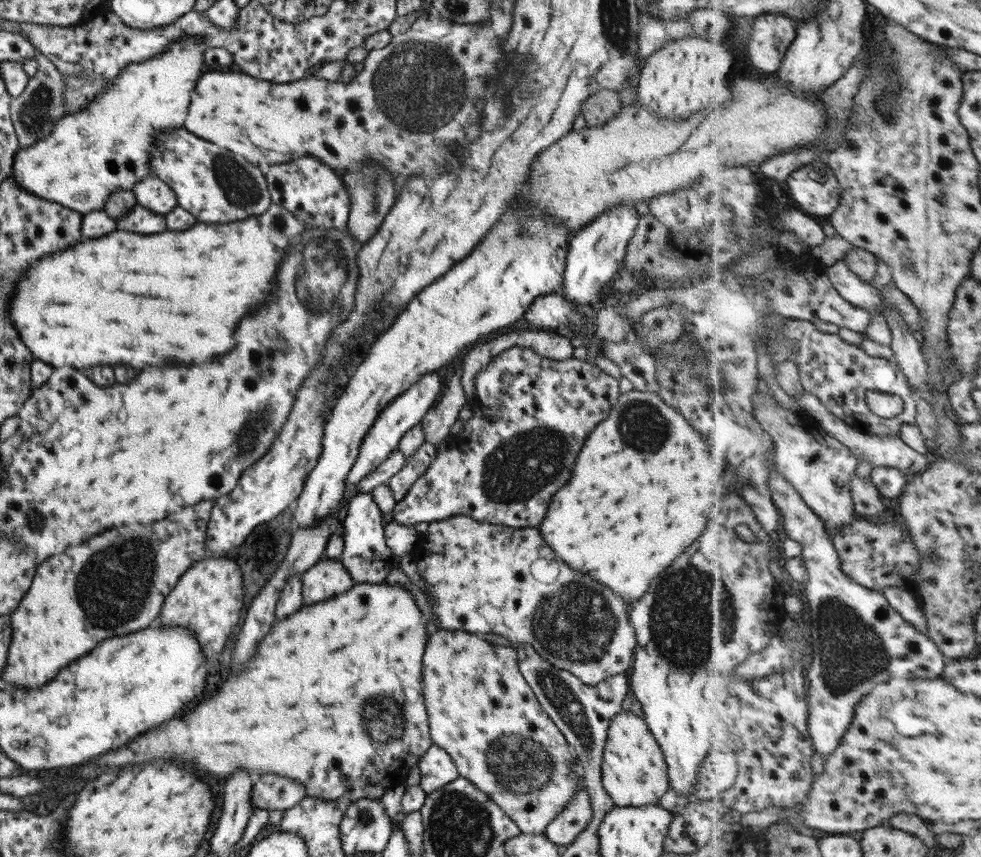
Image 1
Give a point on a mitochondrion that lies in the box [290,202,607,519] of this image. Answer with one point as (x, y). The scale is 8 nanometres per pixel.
(517, 472)

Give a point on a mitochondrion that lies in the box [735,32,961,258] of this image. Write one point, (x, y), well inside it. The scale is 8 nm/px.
(890, 89)

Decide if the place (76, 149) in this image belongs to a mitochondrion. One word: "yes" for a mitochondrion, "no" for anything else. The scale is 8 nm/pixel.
no

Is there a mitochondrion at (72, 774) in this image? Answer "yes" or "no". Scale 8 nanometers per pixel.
no

